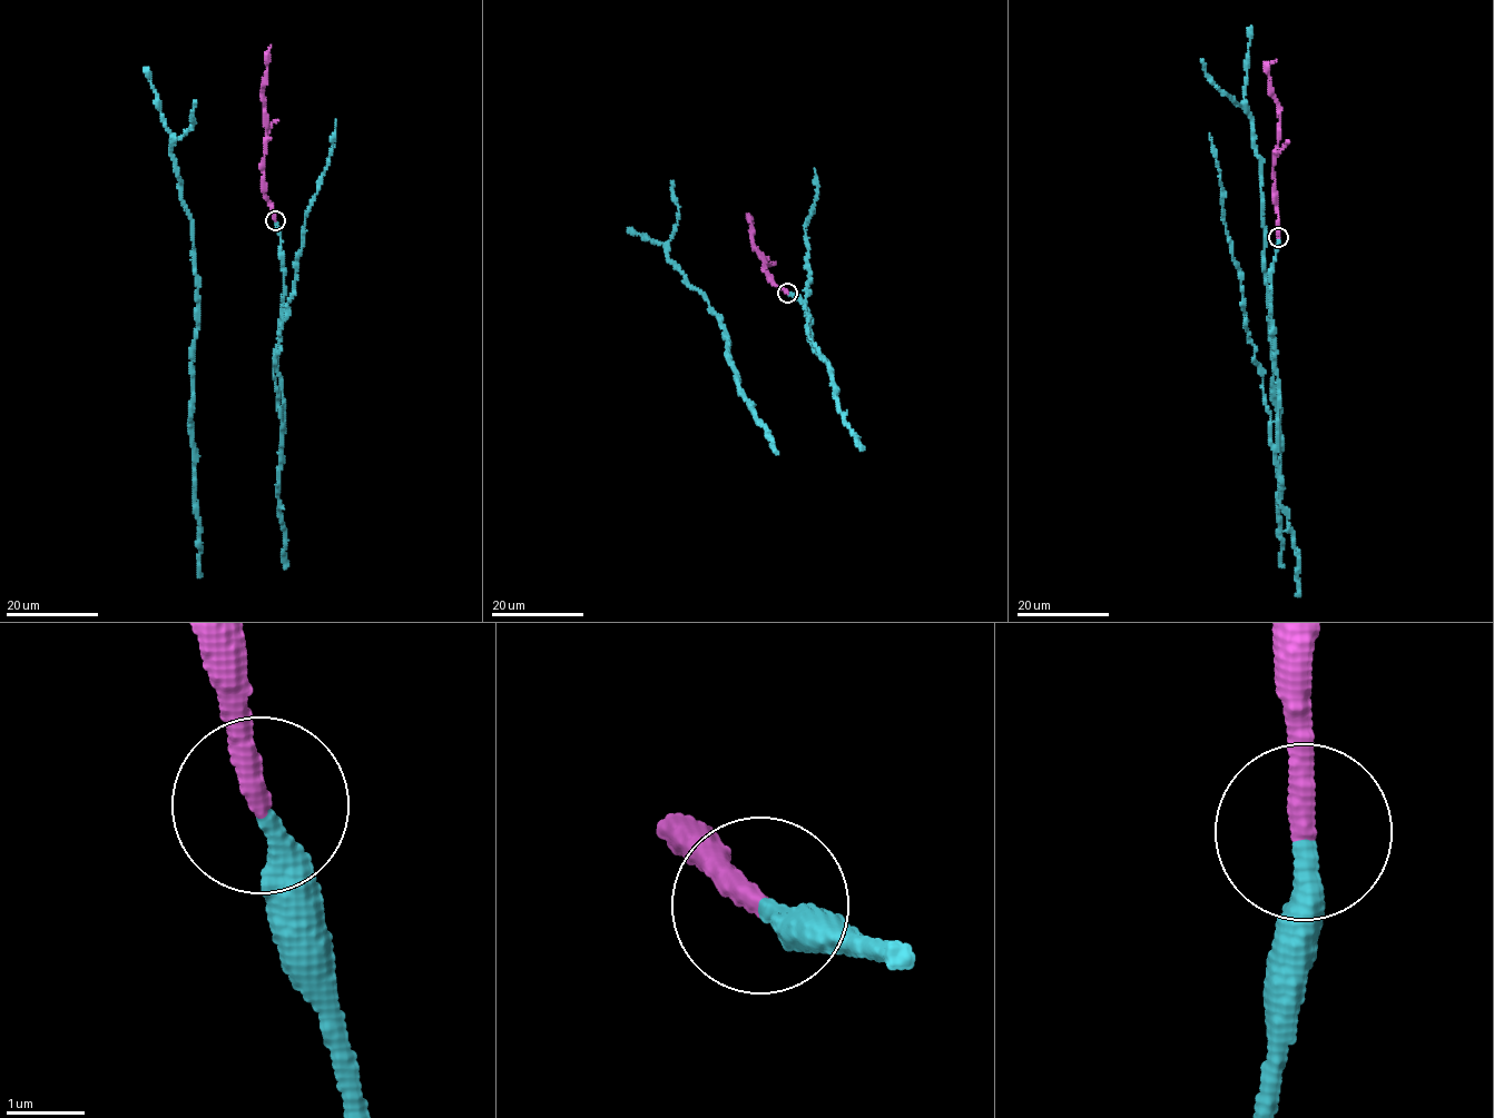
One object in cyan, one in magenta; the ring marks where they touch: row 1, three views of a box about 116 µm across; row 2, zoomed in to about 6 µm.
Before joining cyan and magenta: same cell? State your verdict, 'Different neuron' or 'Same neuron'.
Same neuron

